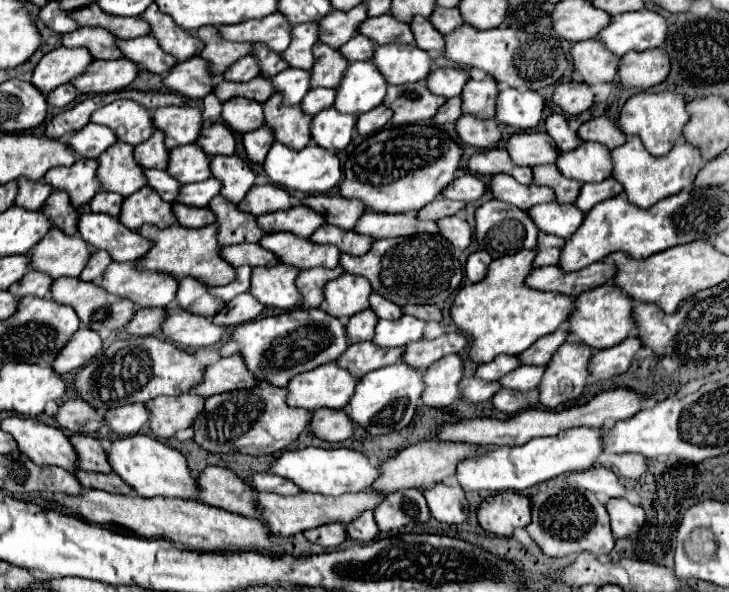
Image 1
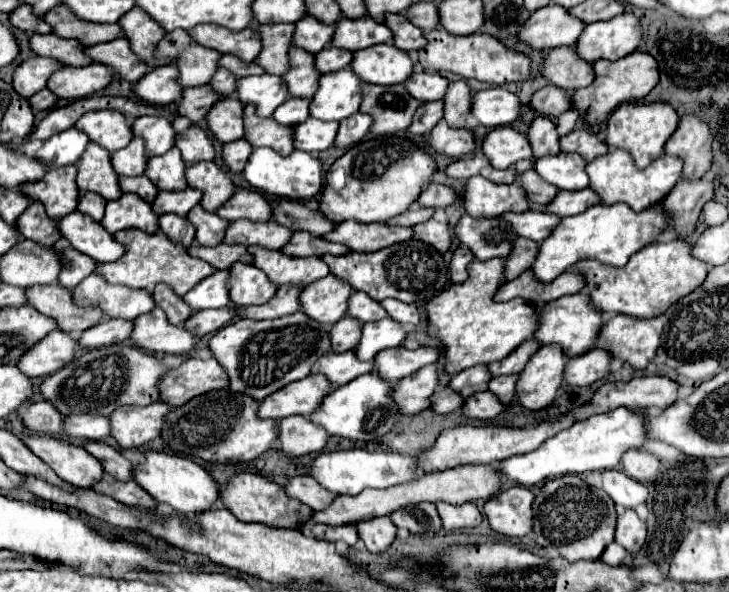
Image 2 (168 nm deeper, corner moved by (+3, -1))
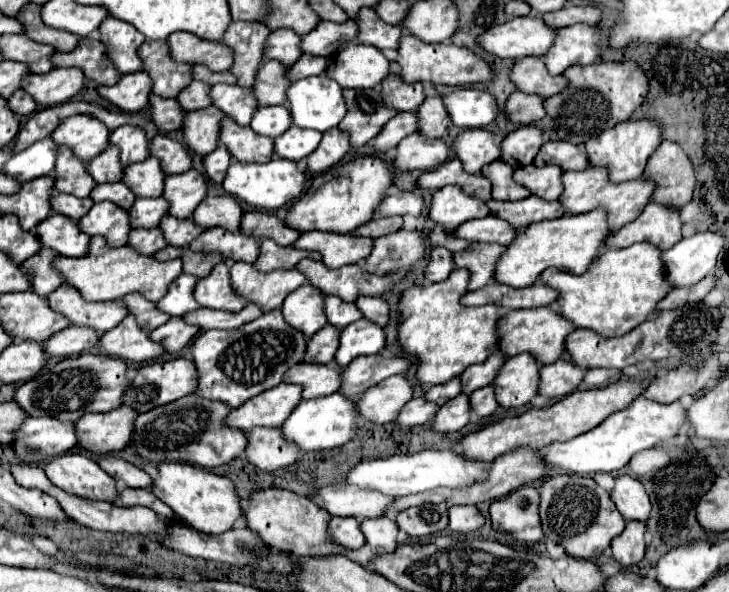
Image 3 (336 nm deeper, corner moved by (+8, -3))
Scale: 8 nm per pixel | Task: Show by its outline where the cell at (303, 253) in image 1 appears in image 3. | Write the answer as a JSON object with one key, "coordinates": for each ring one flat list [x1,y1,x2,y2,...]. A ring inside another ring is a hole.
{"coordinates":[[234,263,230,269,232,289,248,303,256,303,264,313,280,309,286,295,300,287,304,281,306,277,296,269,262,273,256,271,250,263]]}

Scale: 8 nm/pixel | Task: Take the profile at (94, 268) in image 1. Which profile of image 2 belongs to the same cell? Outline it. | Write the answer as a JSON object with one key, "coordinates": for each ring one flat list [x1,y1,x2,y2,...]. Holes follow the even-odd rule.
{"coordinates":[[67,247,63,251,63,269,59,275,59,283,67,289,75,289,87,275,95,271,97,263,91,257,85,257,85,253,77,253,77,249]]}

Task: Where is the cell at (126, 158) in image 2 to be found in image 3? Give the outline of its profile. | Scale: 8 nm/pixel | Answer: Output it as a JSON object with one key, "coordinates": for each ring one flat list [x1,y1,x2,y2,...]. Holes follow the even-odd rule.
{"coordinates":[[106,147,98,157,88,163,88,175,100,183,116,183,122,179,122,165,120,165,120,151,118,147]]}

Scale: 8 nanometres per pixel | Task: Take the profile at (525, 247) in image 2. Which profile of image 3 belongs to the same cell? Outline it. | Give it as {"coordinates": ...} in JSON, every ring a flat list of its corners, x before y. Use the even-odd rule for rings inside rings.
{"coordinates":[[472,243,464,251,452,253,454,265,468,269,470,273,468,291,476,291,494,279,494,267,502,253,504,253,502,245,488,245,488,243]]}

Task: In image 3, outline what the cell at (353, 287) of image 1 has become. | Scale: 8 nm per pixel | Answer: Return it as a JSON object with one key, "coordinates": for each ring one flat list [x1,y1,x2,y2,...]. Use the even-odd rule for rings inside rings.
{"coordinates":[[304,283,304,287,292,291,292,295,284,299,280,311,284,315,284,321,290,327,296,327,296,331,302,331,306,339,310,339,326,325,324,295,310,283]]}

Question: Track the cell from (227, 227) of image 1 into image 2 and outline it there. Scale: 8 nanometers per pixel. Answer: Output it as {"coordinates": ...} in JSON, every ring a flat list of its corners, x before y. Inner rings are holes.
{"coordinates":[[201,205,193,207,187,217,195,225,195,231,197,231,195,241,199,241,199,245,213,247,213,245,223,243,225,229,229,227,229,221,217,217,217,213,205,211]]}

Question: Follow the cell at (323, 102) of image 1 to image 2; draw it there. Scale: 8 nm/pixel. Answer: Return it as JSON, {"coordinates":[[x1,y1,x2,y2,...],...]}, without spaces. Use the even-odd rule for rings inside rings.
{"coordinates":[[289,97,289,101,285,101,283,105,277,107,277,113,273,113,273,119,277,119,283,125,299,125,301,121,305,121,309,115,309,99,301,99,301,97]]}

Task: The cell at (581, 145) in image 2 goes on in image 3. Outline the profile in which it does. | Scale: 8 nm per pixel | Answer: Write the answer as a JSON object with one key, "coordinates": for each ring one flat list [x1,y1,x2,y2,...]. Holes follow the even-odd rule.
{"coordinates":[[548,141,540,147,533,163,537,167,560,165,564,171,582,171,588,167,588,157,568,141]]}

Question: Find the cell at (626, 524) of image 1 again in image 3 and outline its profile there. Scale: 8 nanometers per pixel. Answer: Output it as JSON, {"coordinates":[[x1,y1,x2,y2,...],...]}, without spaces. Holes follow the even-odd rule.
{"coordinates":[[628,521,624,533,612,541,612,555,620,565,630,567,630,565,636,565,638,561,642,561,644,551,646,551,644,531,646,531,644,523]]}

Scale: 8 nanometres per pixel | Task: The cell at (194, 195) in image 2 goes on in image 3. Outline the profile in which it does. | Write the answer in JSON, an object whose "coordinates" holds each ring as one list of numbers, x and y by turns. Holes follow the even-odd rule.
{"coordinates":[[162,197,136,199,134,205,128,209,128,217,130,217,132,229,138,229,138,227,148,229,148,227,158,227,166,211,168,211,168,203]]}

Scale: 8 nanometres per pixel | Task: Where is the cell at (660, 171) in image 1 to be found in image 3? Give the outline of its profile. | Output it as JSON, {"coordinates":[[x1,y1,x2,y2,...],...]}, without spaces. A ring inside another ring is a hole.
{"coordinates":[[586,167,584,171,562,173,562,185,564,185,564,191,560,195,560,201,564,203,564,209,568,213,578,215,578,213,588,213,596,207,602,207,606,211,610,231,616,231,616,229,624,227,626,223,634,221,642,213,642,209,648,205,650,195,654,191,654,183,644,181,642,177,636,181,612,183,612,181,608,181,608,171,602,167]]}

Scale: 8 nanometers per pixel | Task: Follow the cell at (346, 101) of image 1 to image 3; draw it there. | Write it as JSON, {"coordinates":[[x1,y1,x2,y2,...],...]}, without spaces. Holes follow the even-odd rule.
{"coordinates":[[316,75,316,77,306,77,300,81,294,81,288,87,286,107,290,109,292,125,296,125,300,129,316,129,322,133,332,127,338,127,338,123,346,115,346,103,342,99,342,89,334,79,330,79,326,75]]}

